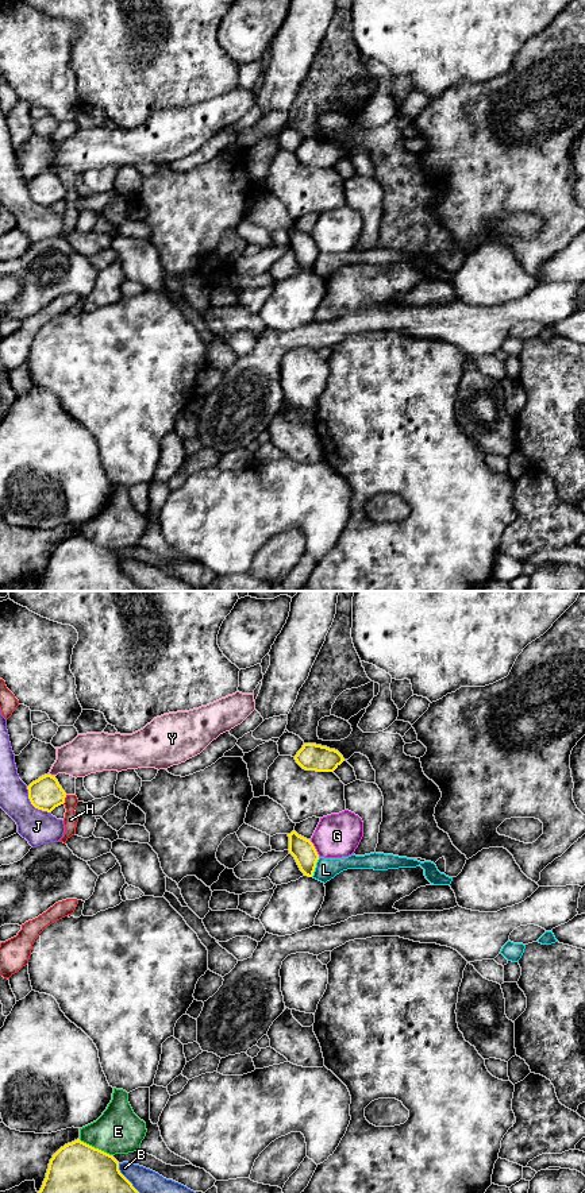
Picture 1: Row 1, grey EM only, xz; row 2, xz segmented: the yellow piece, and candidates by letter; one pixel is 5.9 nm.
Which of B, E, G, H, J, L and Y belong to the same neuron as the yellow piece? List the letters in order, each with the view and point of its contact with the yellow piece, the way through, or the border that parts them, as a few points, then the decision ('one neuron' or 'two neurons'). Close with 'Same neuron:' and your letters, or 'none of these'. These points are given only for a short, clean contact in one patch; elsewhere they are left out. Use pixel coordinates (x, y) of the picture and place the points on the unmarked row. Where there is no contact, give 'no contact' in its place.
B: contact xz (127, 575); two neurons
E: contact xz (93, 543); two neurons
G: contact xz (315, 244); two neurons
H: contact xz (64, 195); two neurons
J: contact xz (33, 200); two neurons
L: contact xz (315, 262); border xz (319, 253), (311, 271); two neurons
Y: contact xz (50, 170); border xz (49, 169), (54, 172); two neurons
Same neuron: none of these

